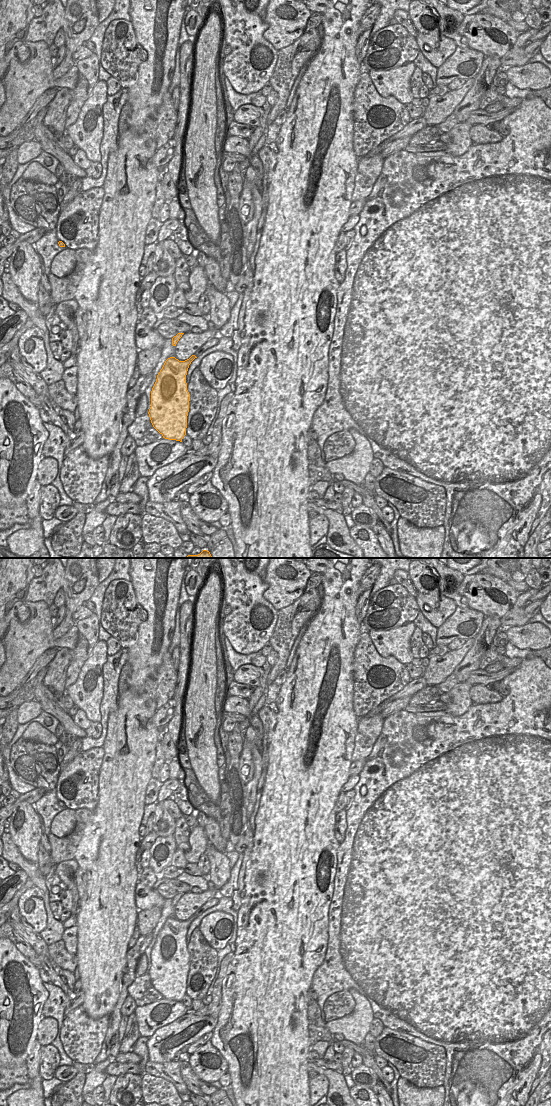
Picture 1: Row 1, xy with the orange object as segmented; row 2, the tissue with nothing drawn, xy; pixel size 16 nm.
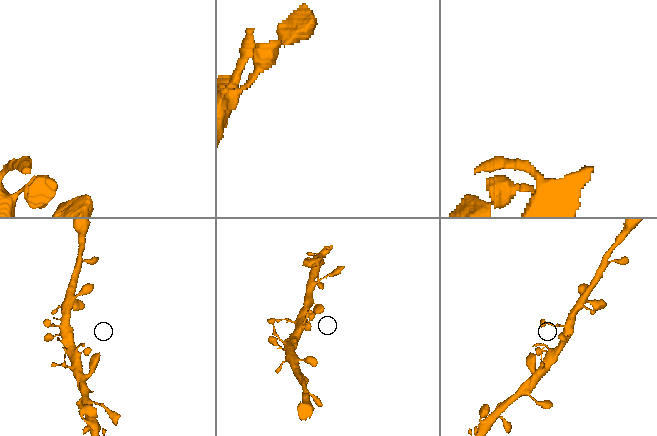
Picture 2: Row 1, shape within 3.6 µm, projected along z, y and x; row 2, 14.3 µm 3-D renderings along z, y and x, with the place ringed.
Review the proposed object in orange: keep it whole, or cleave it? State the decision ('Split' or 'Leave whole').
Leave whole

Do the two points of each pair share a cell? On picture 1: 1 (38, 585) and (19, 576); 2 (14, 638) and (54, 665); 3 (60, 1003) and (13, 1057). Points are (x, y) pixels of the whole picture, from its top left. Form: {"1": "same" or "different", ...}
{"1": "different", "2": "different", "3": "different"}

